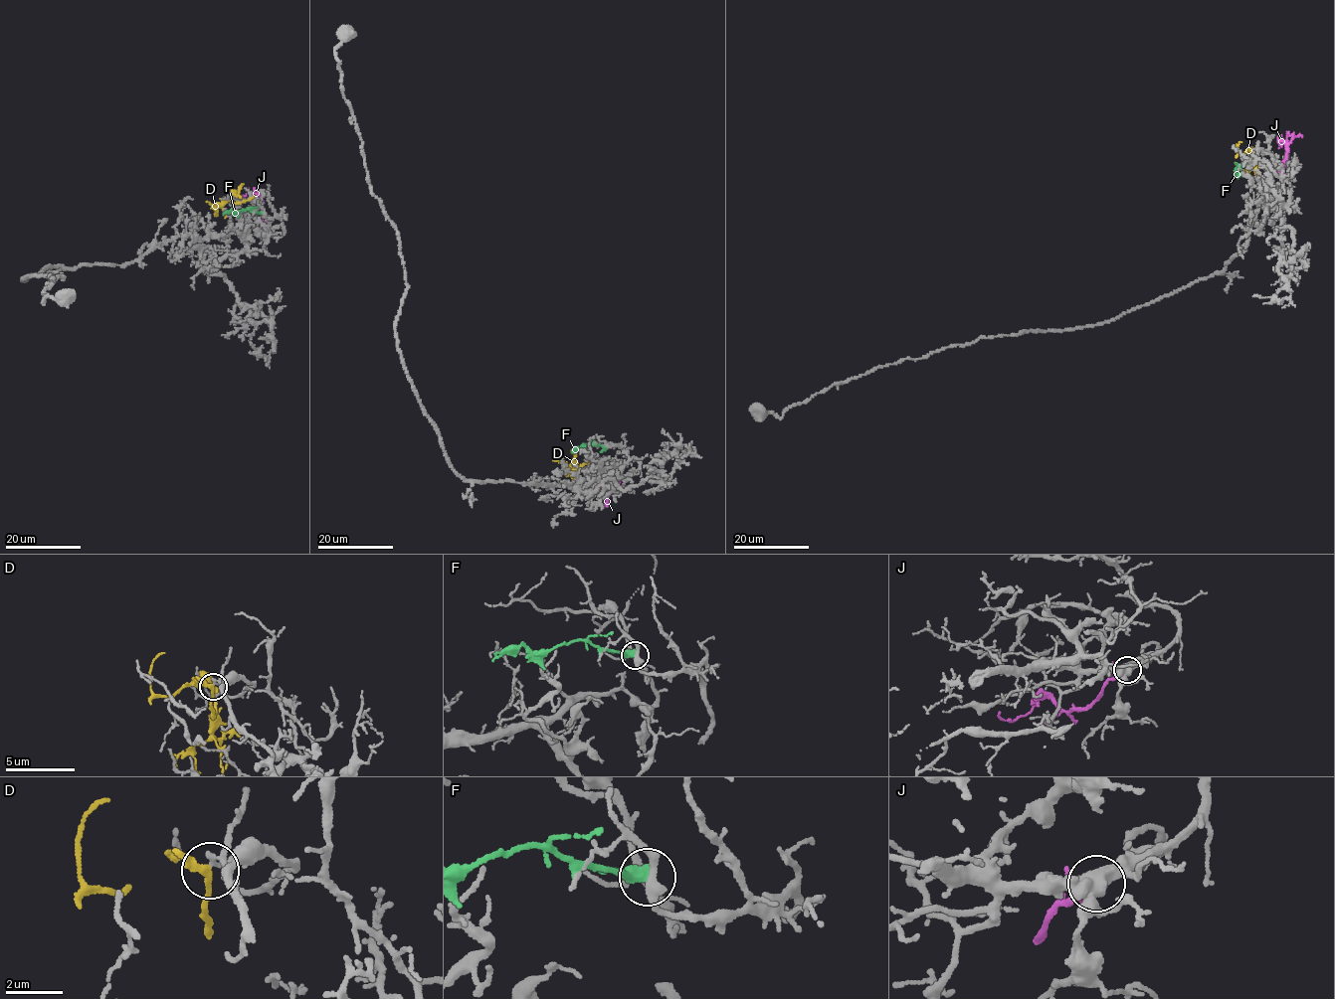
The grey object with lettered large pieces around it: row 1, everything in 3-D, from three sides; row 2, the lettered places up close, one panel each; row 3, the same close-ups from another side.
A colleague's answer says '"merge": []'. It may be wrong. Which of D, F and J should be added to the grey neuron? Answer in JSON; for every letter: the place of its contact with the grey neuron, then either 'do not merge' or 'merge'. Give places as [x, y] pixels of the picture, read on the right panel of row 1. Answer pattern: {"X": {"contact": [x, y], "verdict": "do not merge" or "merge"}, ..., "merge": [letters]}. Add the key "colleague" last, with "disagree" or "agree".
{"D": {"contact": [1253, 152], "verdict": "do not merge"}, "F": {"contact": [1246, 164], "verdict": "do not merge"}, "J": {"contact": [1282, 174], "verdict": "merge"}, "merge": ["J"], "colleague": "disagree"}

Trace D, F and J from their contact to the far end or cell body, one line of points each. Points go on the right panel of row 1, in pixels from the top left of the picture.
D: (1253, 152), (1253, 159), (1252, 151), (1238, 154), (1237, 147), (1240, 142)
F: (1246, 164), (1235, 168), (1238, 177)
J: (1282, 174), (1286, 144), (1280, 140), (1278, 148)

